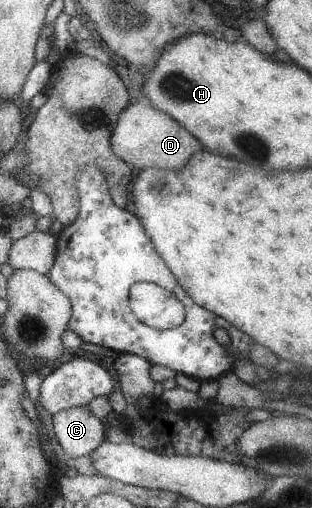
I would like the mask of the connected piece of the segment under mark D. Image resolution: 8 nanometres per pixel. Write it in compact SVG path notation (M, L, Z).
M140 102L127 104L120 111L115 129L112 129L109 138L113 155L131 165L132 168L140 170L152 167L152 169L180 171L180 167L184 167L184 163L194 153L203 149L200 141L192 137L166 113Z

